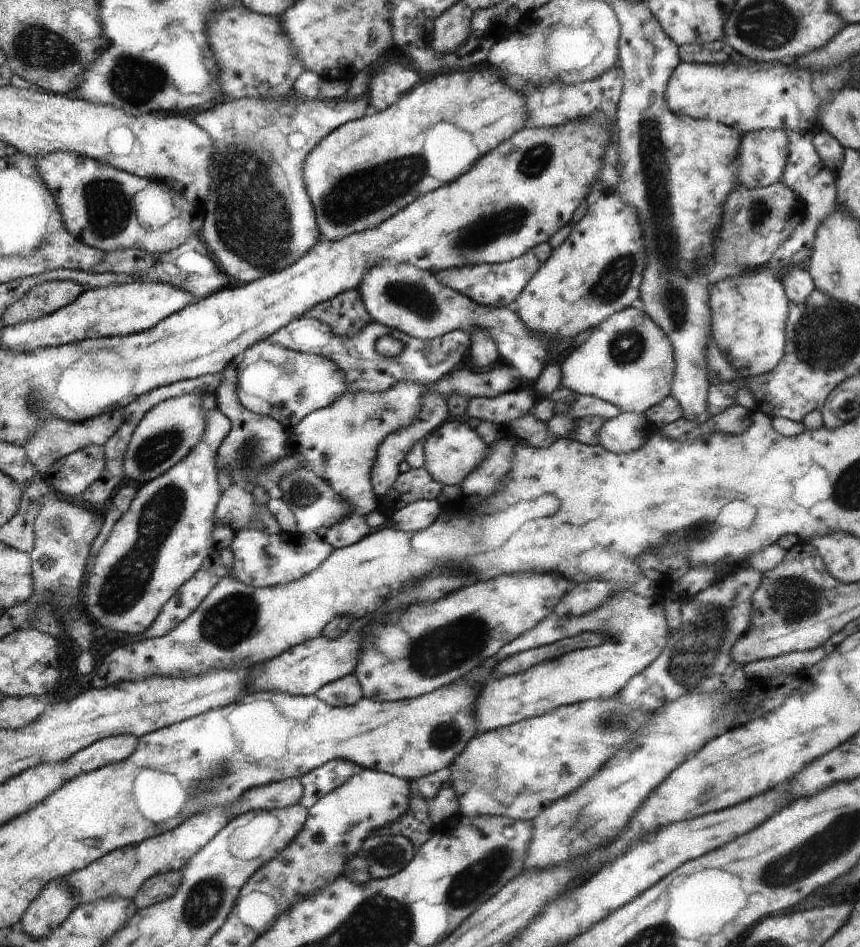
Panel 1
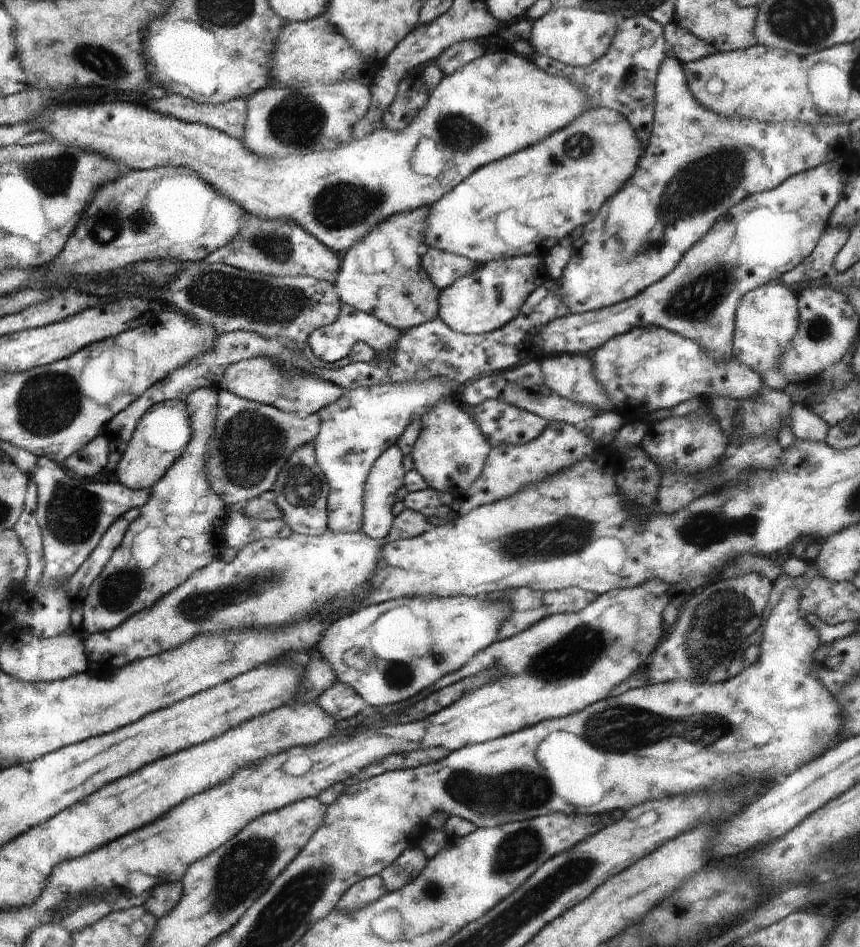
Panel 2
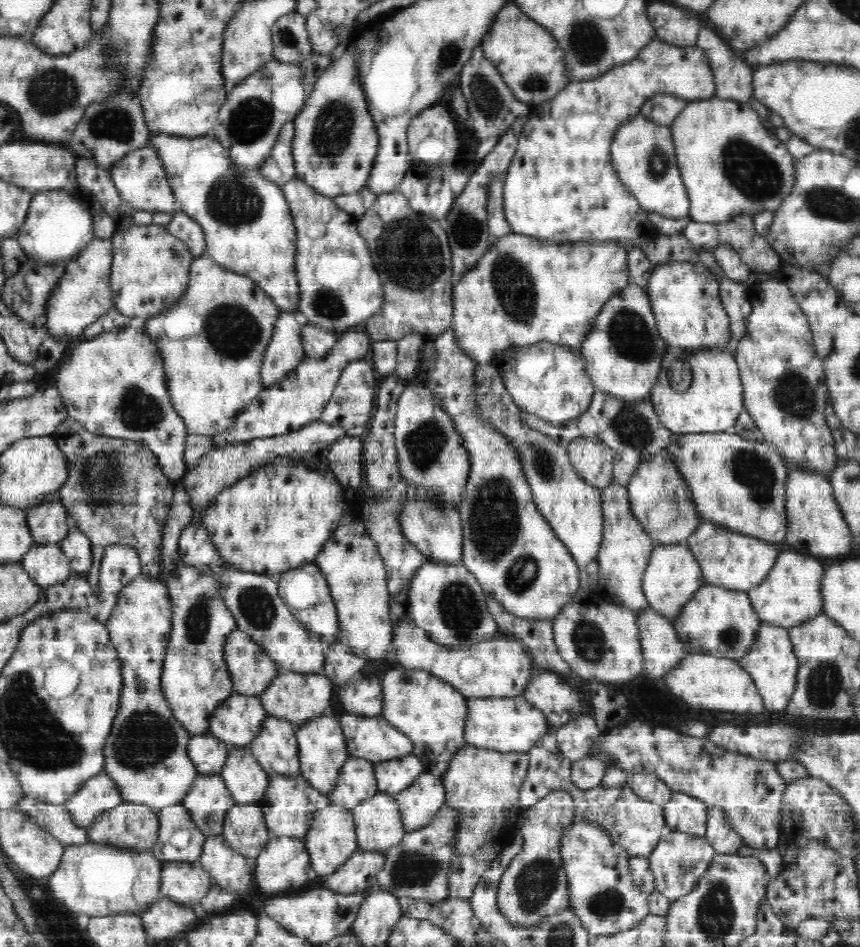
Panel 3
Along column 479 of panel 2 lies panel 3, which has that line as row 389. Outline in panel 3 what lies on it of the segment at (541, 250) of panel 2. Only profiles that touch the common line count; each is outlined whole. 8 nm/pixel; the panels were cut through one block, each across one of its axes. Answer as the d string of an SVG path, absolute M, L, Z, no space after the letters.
M207 254L193 259L188 288L180 301L162 316L148 319L144 326L145 333L161 356L168 396L178 415L184 419L188 436L214 437L228 431L236 417L263 391L261 366L281 314L268 293L248 275L218 265Z

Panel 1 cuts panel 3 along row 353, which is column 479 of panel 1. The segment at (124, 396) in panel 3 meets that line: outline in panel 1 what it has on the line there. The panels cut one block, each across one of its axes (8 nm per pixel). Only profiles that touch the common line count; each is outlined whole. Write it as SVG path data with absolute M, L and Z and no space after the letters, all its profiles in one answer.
M456 70L450 74L438 73L432 80L416 85L396 104L382 112L371 111L370 114L333 130L312 148L303 166L306 192L312 203L322 239L336 242L350 234L376 228L419 196L428 194L444 184L430 176L424 156L426 132L432 130L432 126L446 122L462 132L468 132L472 136L468 146L472 146L472 150L476 148L483 155L492 152L510 136L514 136L515 132L527 127L529 123L526 102L528 100L518 90L509 89L504 80L500 80L488 70Z

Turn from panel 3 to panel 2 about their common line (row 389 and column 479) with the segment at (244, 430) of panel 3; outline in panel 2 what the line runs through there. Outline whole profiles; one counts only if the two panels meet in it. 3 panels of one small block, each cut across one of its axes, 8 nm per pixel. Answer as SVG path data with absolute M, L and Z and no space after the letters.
M532 254L486 264L476 263L474 272L459 278L441 292L438 317L458 333L472 335L492 332L508 324L518 314L536 287L547 285L550 281L543 255Z

